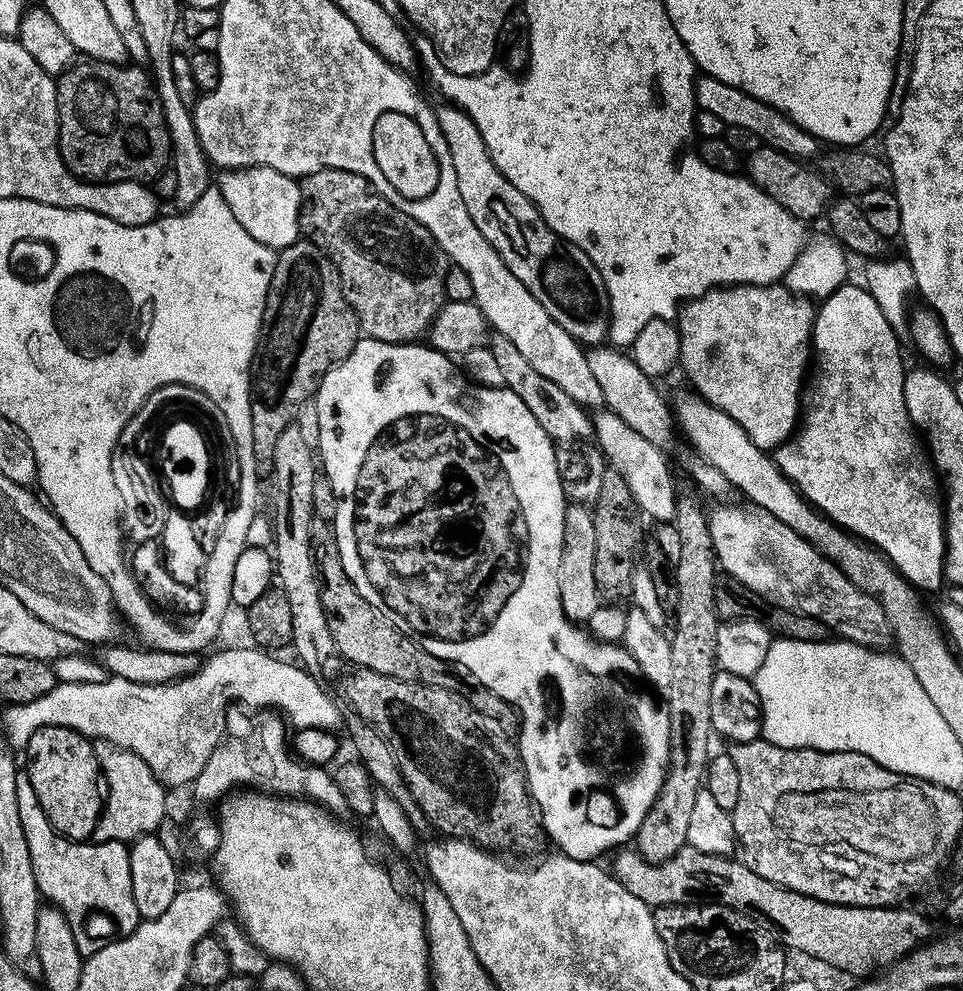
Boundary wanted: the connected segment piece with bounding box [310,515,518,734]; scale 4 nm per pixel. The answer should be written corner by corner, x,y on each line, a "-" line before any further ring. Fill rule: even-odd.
313,515
310,522
310,538
316,554
316,567
320,574
320,593
322,594
322,610
326,610
326,618
330,622
330,634
334,634
336,651
349,660
349,665
357,668
369,668
378,674
386,674
390,678
408,680
412,684
429,684
435,688
445,688
456,692
460,699
470,705
473,713
496,724
501,733
512,734
518,728
518,713
514,705
506,702
506,698
498,698
490,686
482,686
470,670
461,664
452,664
446,658
438,658
438,654
430,654
407,632
398,630
384,617
382,610
370,606
362,594
350,582
346,570
342,566
342,558
338,554
336,533
329,521

